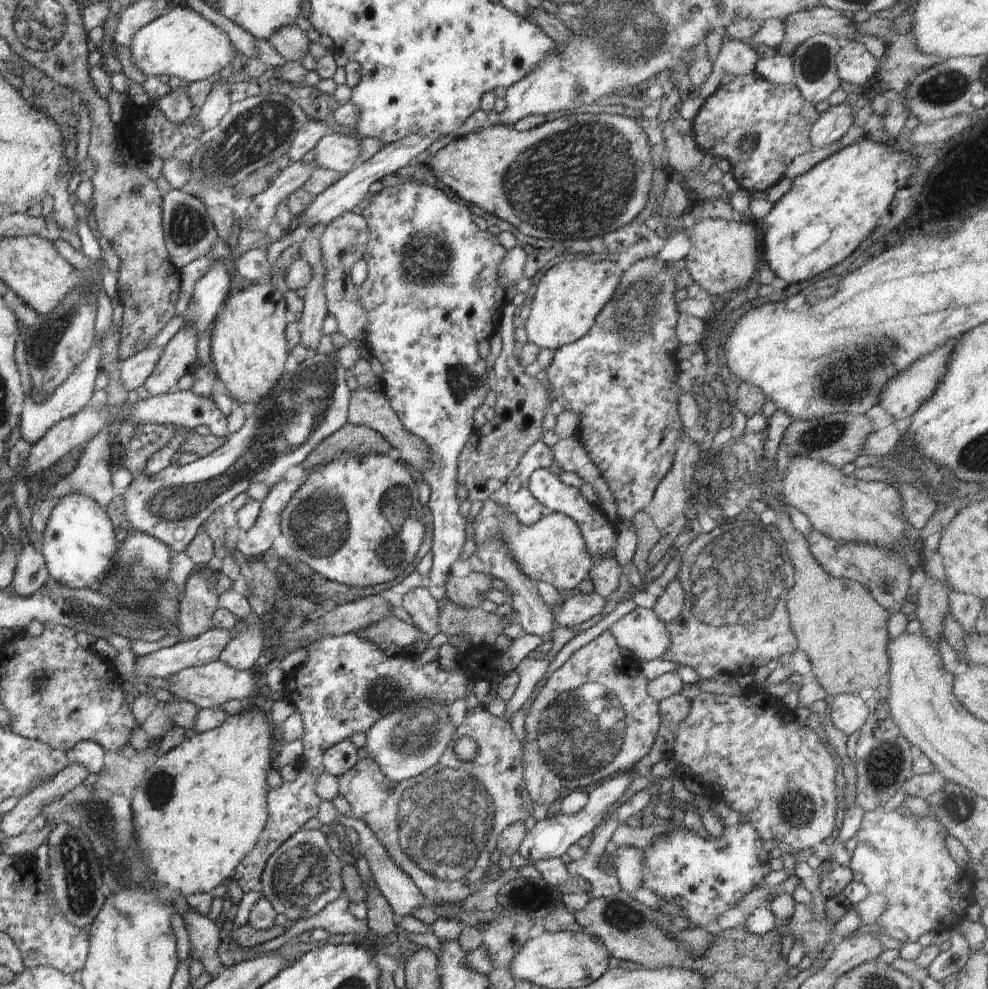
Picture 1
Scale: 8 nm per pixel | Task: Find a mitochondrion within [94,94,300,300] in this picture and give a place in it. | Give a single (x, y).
(256, 135)

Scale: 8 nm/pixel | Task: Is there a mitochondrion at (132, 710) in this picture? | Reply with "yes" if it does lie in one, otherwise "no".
no

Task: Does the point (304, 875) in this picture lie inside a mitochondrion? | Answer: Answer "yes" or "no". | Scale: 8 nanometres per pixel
yes

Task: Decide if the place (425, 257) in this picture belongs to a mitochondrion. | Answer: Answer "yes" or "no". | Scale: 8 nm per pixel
yes

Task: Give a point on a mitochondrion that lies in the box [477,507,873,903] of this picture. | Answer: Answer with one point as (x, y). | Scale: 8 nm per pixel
(735, 577)

